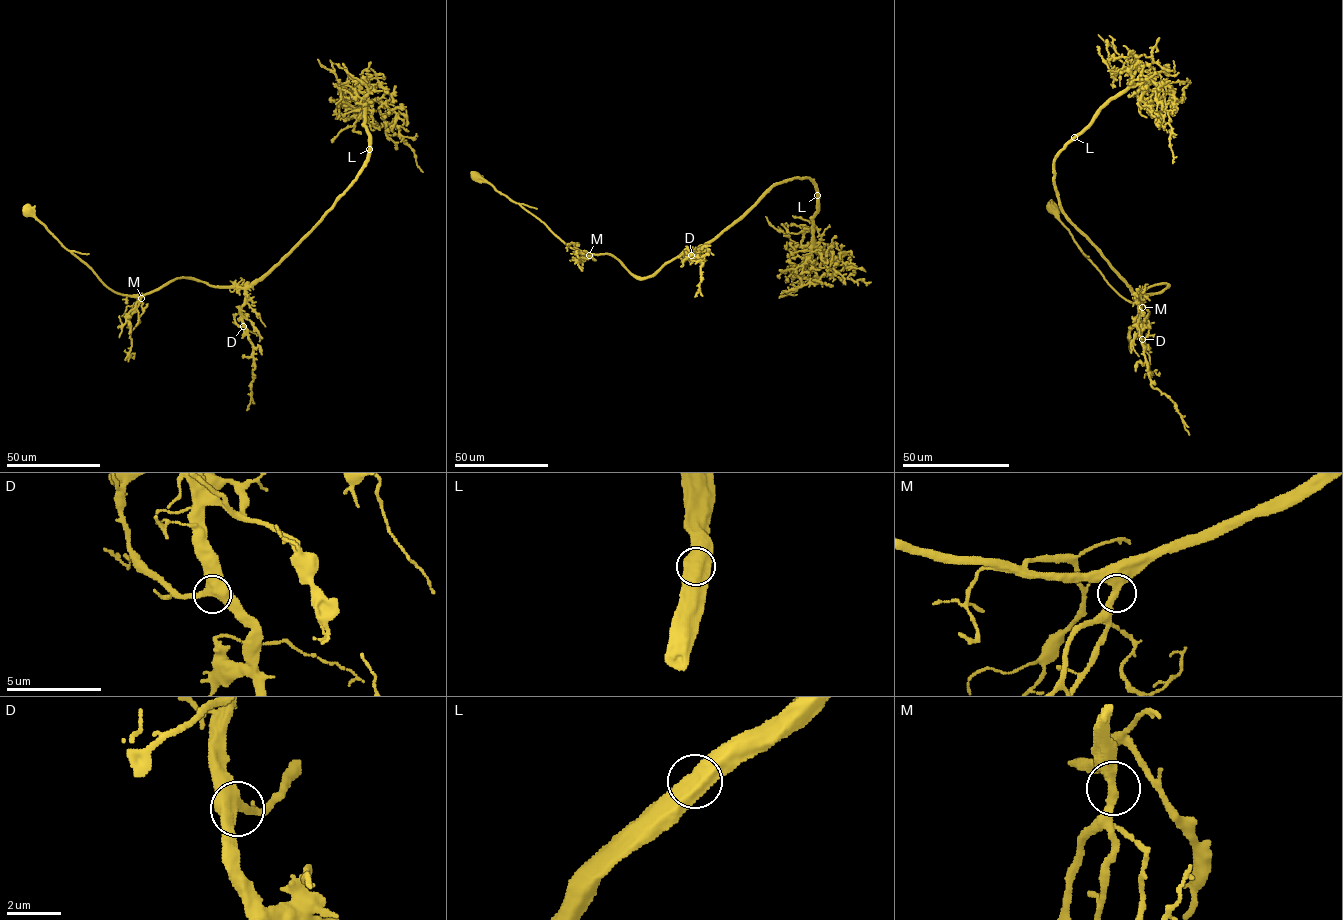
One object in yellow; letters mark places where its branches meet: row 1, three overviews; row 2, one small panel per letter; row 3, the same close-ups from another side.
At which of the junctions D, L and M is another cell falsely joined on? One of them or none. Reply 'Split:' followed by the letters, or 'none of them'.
Split: none of them

